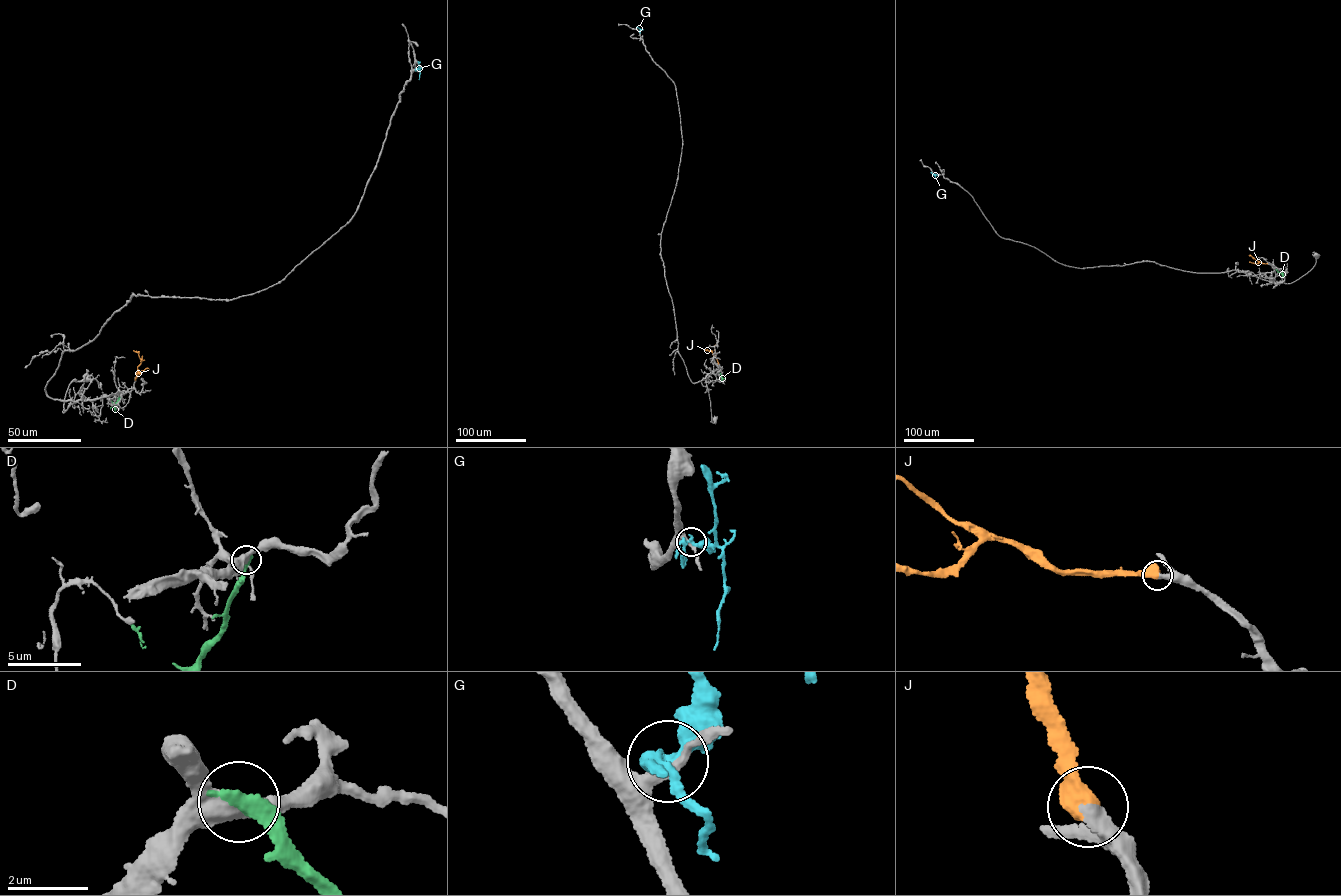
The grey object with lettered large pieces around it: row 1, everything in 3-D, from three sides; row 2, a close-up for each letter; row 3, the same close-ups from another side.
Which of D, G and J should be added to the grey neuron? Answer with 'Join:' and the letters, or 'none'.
Join: J

